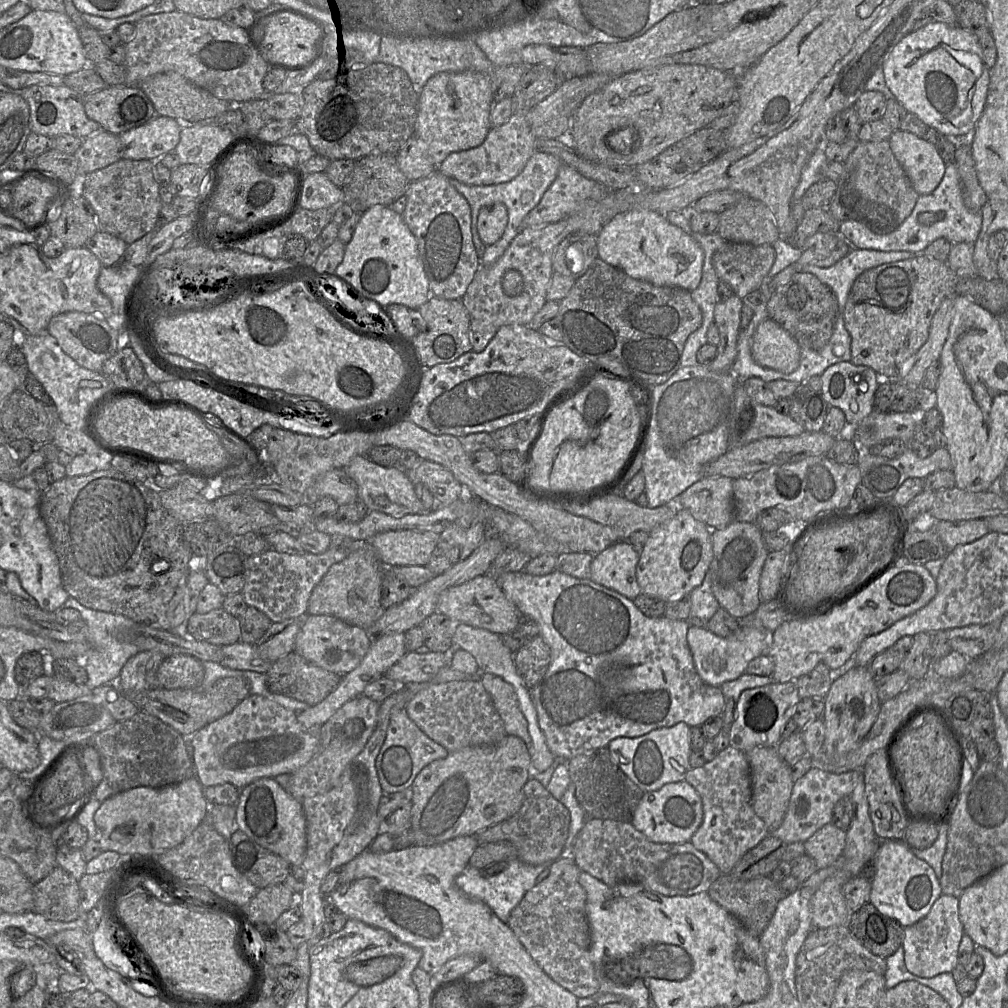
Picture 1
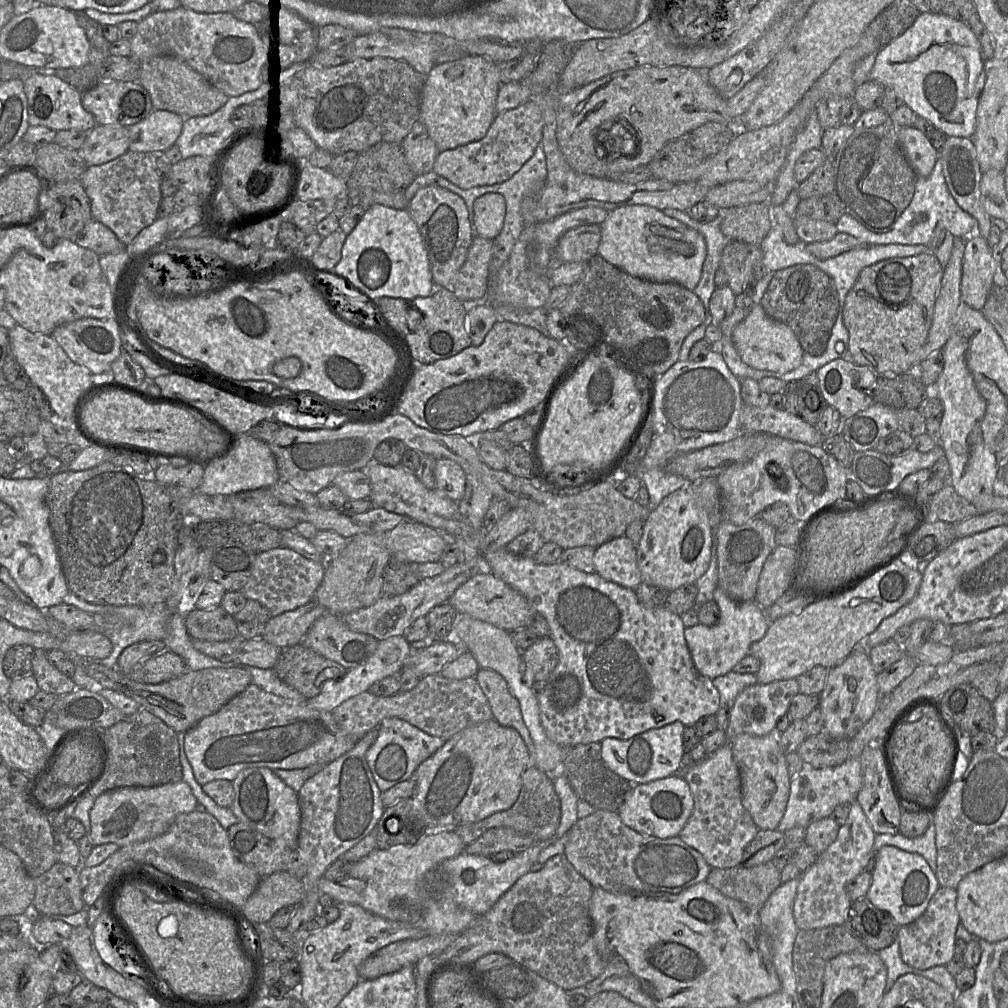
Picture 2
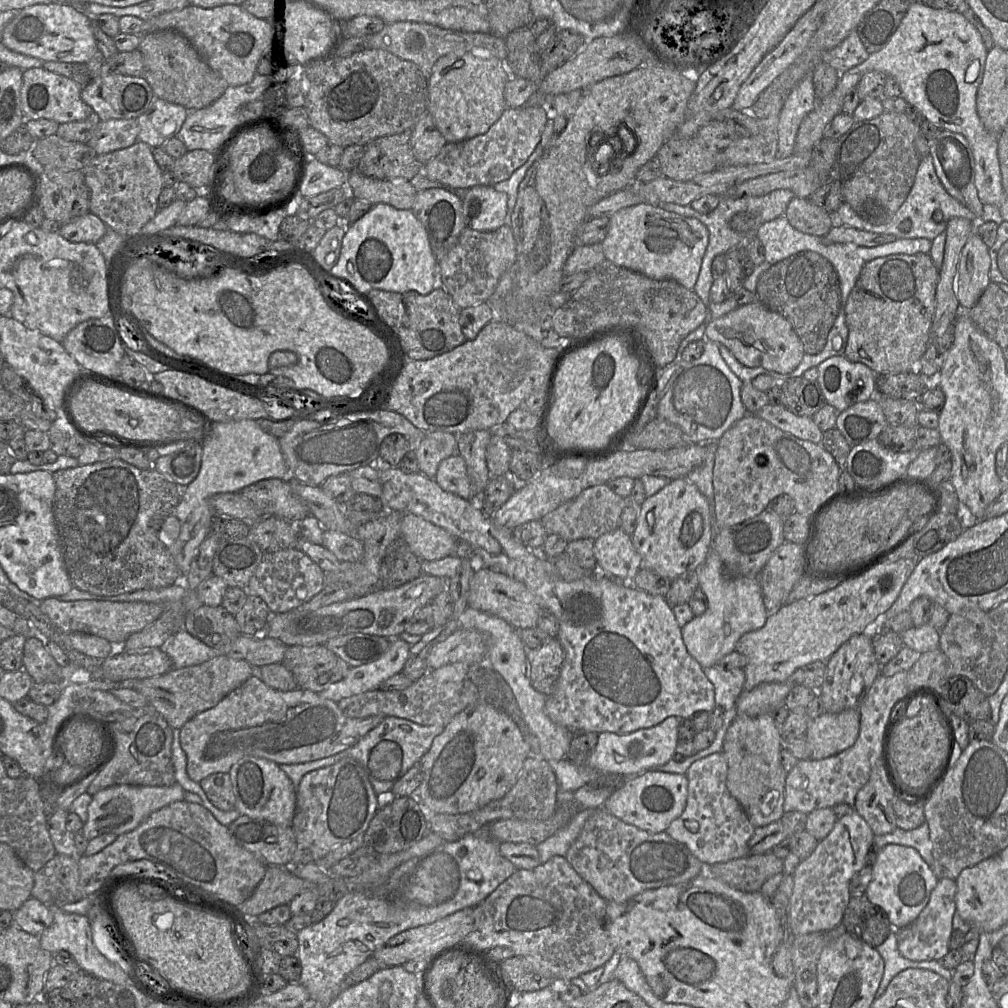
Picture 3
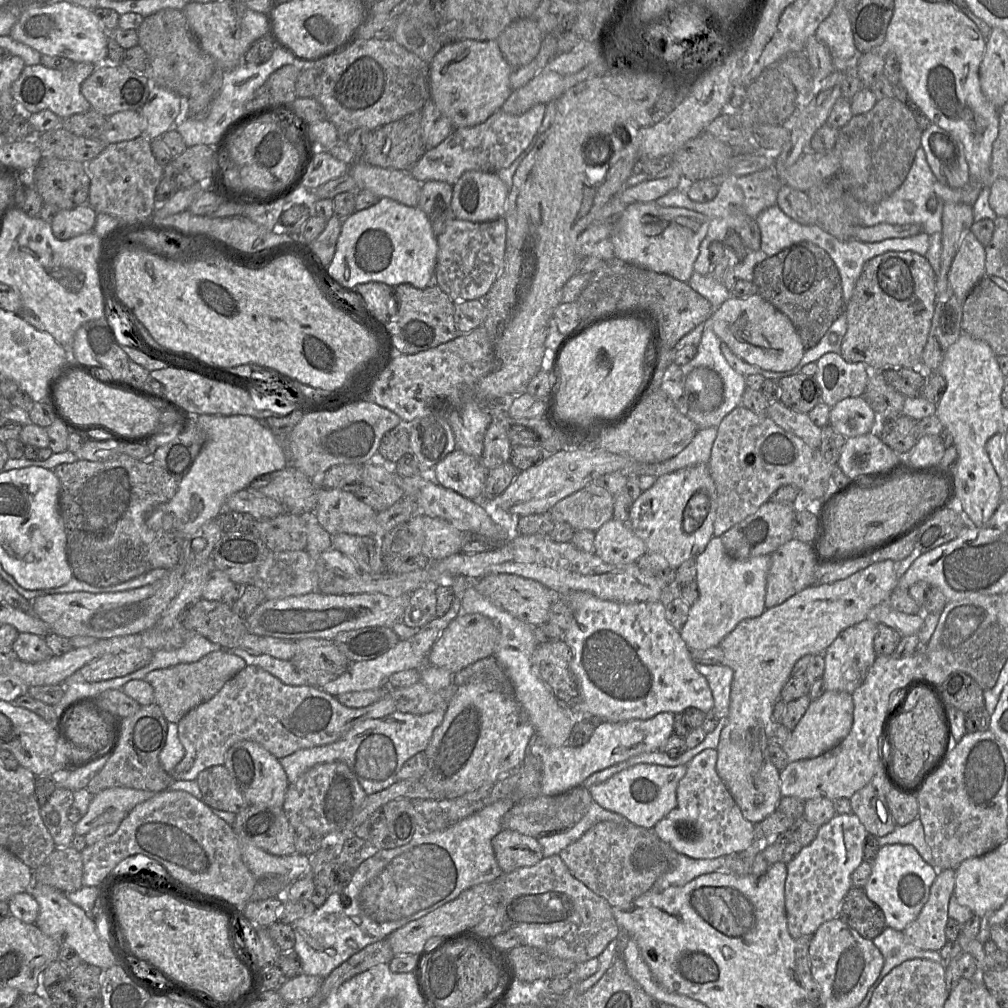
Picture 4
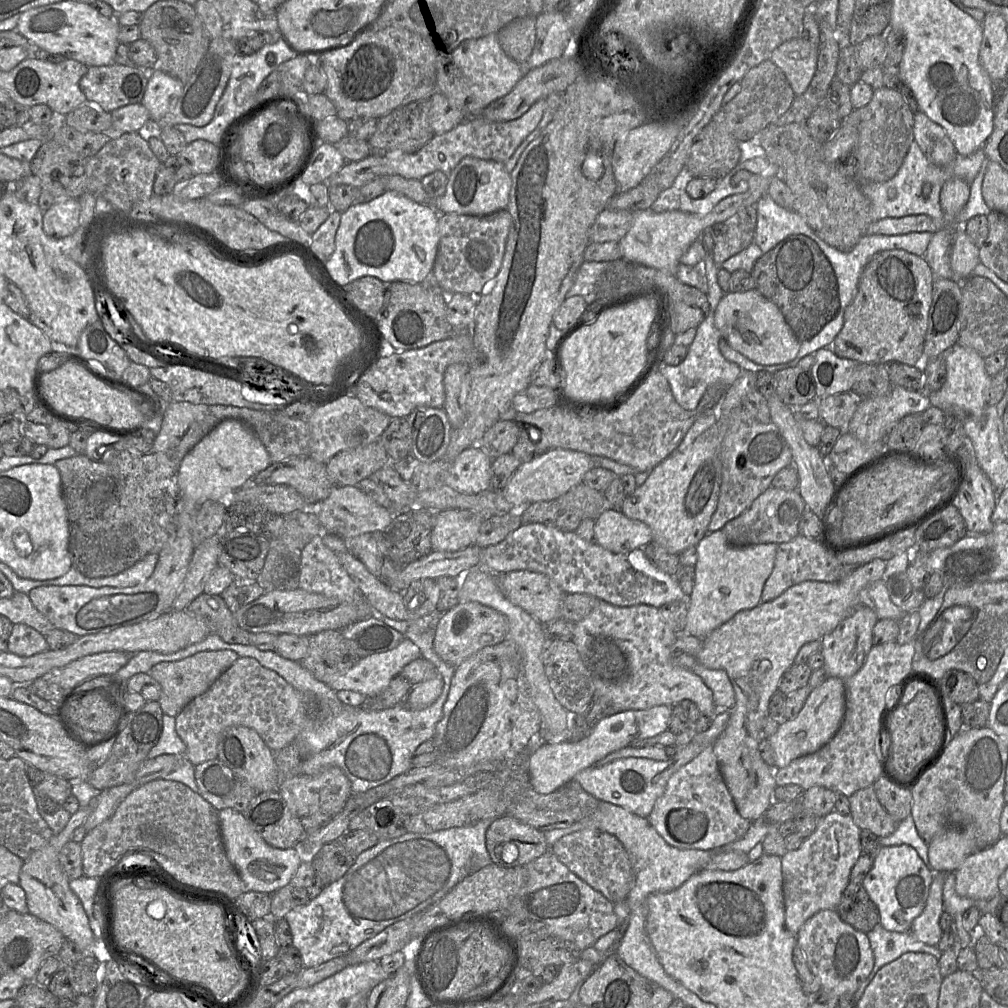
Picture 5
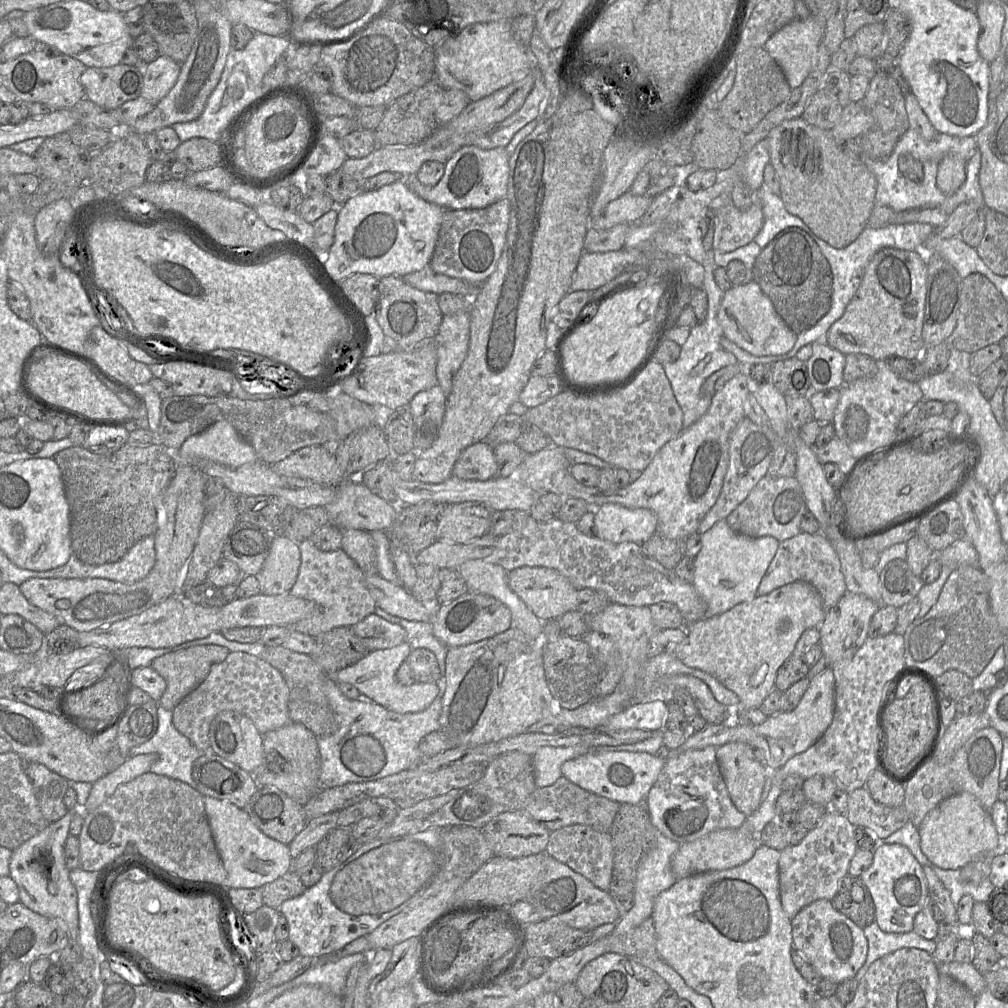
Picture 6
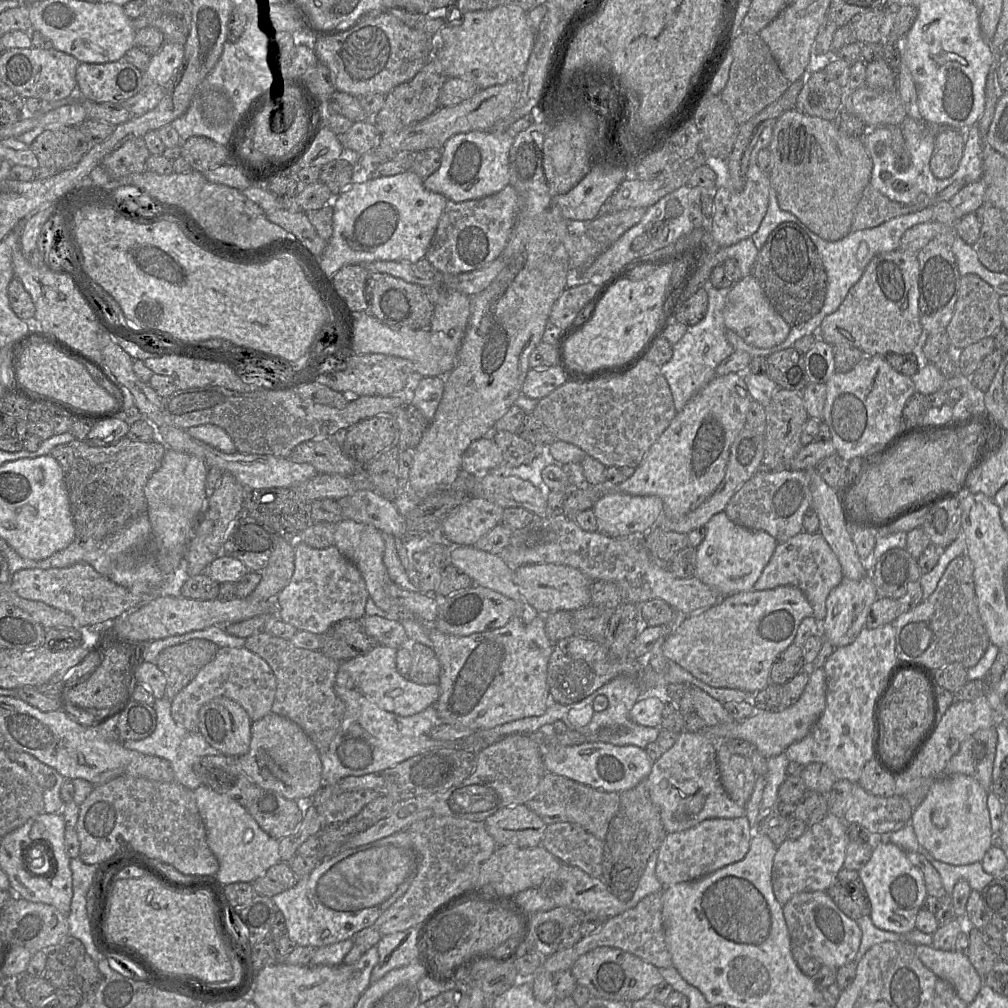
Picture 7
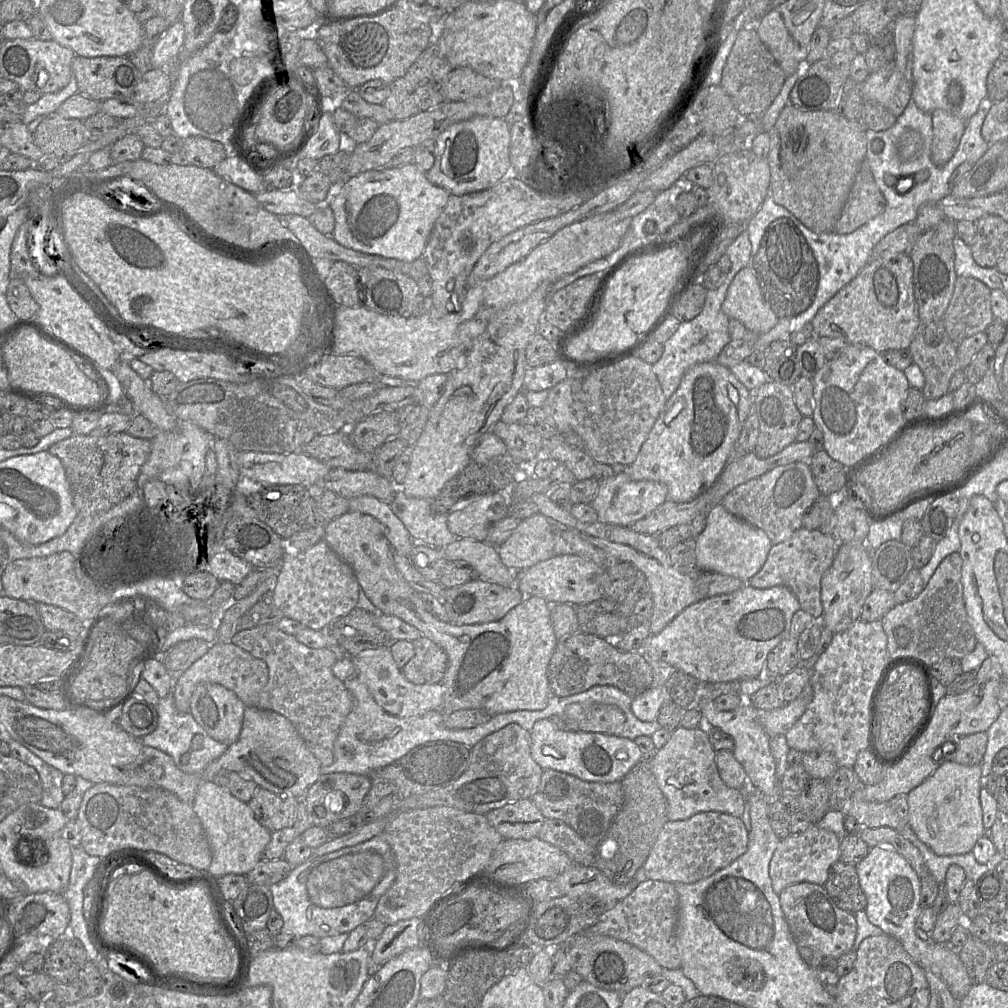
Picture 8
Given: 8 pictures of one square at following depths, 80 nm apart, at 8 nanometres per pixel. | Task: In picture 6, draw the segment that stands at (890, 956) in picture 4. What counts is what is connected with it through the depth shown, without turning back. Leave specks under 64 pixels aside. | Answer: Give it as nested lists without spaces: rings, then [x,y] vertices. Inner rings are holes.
[[[876,922],[863,929],[868,943],[868,954],[865,964],[861,967],[854,979],[858,982],[865,975],[869,966],[877,959],[901,948],[918,948],[933,954],[936,941],[921,937],[913,930],[906,933],[890,933],[880,929]]]

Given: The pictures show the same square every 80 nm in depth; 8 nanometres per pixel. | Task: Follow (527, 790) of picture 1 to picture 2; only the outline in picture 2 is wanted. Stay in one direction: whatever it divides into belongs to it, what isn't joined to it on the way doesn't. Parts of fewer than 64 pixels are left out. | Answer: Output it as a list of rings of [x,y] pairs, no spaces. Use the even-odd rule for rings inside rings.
[[[530,764],[522,774],[522,786],[516,802],[507,810],[496,812],[489,817],[474,823],[458,826],[454,832],[467,845],[475,842],[485,831],[491,828],[507,827],[517,833],[542,844],[550,841],[555,835],[561,819],[561,803],[550,777]]]

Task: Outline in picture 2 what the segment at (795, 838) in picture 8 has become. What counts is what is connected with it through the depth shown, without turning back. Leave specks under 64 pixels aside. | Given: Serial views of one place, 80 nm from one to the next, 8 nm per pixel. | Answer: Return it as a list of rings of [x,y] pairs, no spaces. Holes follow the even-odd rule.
[[[851,802],[848,818],[840,826],[836,840],[799,876],[793,905],[794,921],[799,930],[845,924],[852,902],[846,892],[847,883],[865,871],[873,852],[876,852],[875,835],[859,802]]]

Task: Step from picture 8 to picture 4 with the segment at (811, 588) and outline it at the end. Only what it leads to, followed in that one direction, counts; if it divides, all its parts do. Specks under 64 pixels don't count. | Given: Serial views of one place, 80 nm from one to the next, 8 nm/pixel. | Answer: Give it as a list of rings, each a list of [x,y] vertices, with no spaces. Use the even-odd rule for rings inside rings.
[[[795,538],[771,554],[766,578],[765,608],[777,606],[815,583],[812,554],[807,543]]]

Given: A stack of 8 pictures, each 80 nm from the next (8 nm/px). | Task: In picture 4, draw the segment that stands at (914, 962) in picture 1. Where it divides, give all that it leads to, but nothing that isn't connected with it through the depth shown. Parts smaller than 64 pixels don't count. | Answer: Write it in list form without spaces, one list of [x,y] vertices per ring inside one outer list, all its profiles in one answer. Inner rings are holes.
[[[938,870],[938,874],[930,887],[930,894],[918,917],[904,930],[906,940],[922,950],[939,951],[947,942],[945,927],[949,918],[948,905],[955,889],[955,870]]]

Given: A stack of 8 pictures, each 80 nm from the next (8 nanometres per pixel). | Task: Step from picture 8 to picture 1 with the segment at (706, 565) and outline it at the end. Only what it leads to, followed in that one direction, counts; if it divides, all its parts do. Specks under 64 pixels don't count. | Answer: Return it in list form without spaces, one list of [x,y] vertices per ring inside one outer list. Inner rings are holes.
[[[748,618],[738,619],[741,628],[729,637],[720,637],[706,627],[689,626],[687,644],[692,655],[695,670],[708,685],[720,687],[745,673],[748,663],[760,655],[766,655],[765,637],[768,631],[748,624]]]

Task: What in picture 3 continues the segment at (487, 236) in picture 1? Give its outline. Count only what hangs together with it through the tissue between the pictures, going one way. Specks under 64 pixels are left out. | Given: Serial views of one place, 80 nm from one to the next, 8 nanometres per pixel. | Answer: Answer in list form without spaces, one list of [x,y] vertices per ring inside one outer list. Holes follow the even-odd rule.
[[[477,185],[465,191],[462,197],[464,221],[477,231],[494,231],[505,224],[508,195],[490,185]]]

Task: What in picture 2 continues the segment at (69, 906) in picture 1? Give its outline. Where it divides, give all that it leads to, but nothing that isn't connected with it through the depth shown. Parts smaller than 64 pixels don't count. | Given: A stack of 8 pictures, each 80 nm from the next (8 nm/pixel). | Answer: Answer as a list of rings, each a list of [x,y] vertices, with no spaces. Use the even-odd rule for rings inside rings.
[[[57,861],[34,879],[33,906],[43,916],[69,916],[87,908],[81,892],[78,869]]]

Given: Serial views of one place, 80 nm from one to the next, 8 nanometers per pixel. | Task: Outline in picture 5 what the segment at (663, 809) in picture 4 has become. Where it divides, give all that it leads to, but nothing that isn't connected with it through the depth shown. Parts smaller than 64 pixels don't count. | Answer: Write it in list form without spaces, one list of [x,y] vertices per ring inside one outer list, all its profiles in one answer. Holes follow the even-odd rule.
[[[691,741],[667,761],[634,757],[620,758],[602,766],[588,767],[577,773],[574,780],[600,802],[622,807],[639,817],[647,818],[656,801],[663,795],[669,778],[707,747],[712,746]]]

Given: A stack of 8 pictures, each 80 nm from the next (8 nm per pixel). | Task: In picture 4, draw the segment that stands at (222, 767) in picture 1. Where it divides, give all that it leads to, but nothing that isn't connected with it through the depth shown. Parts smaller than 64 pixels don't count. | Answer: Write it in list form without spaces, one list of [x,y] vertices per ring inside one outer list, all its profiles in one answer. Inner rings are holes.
[[[247,665],[210,700],[191,709],[178,722],[178,736],[185,754],[169,774],[173,780],[196,780],[201,771],[224,765],[228,749],[242,740],[254,741],[277,759],[282,759],[300,749],[331,744],[356,724],[380,719],[395,711],[395,701],[388,693],[366,707],[349,708],[322,688],[289,686],[261,667]]]

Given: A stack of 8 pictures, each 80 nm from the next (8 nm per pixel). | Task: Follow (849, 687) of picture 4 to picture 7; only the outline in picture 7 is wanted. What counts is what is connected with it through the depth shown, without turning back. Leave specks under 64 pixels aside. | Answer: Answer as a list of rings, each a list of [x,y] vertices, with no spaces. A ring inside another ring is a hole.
[[[869,576],[860,580],[843,578],[826,599],[826,616],[821,622],[821,634],[834,648],[851,644],[866,627],[866,619],[871,605],[878,598],[872,578]]]

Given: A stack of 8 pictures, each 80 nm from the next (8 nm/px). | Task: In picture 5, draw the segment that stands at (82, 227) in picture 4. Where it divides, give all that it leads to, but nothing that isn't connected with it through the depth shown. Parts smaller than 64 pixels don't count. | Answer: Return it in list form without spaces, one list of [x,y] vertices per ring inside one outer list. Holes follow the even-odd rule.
[[[56,198],[56,203],[43,213],[44,233],[55,239],[71,235],[79,227],[80,213],[78,198]]]

